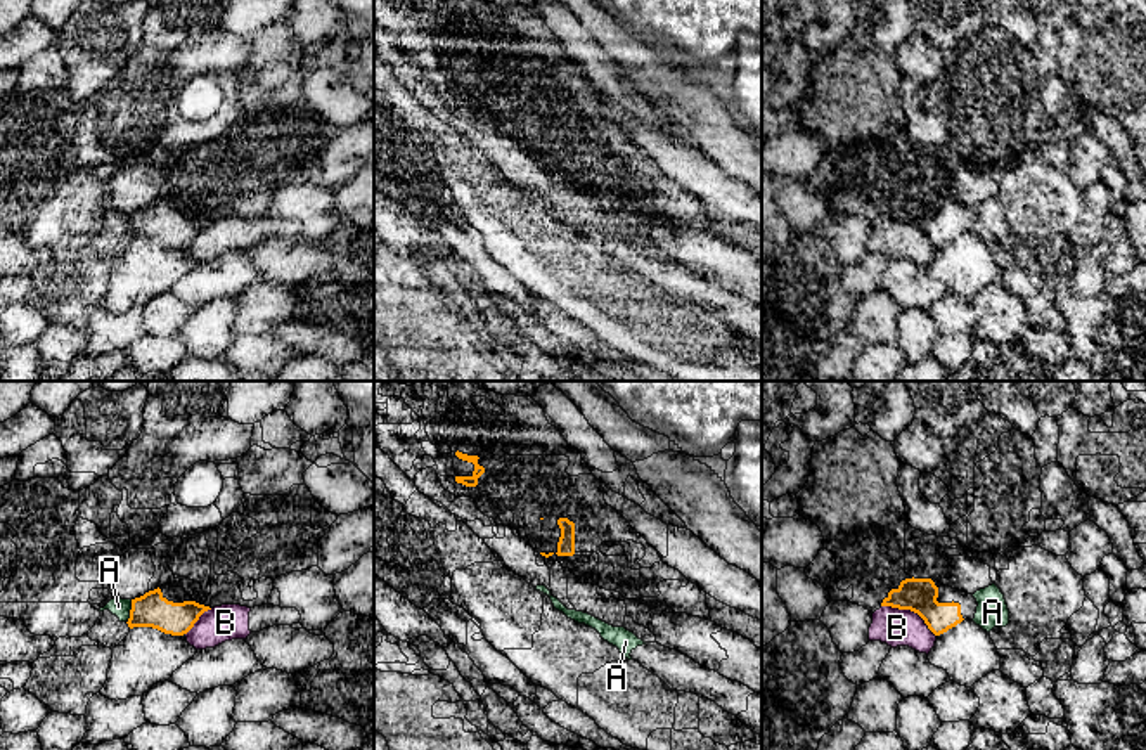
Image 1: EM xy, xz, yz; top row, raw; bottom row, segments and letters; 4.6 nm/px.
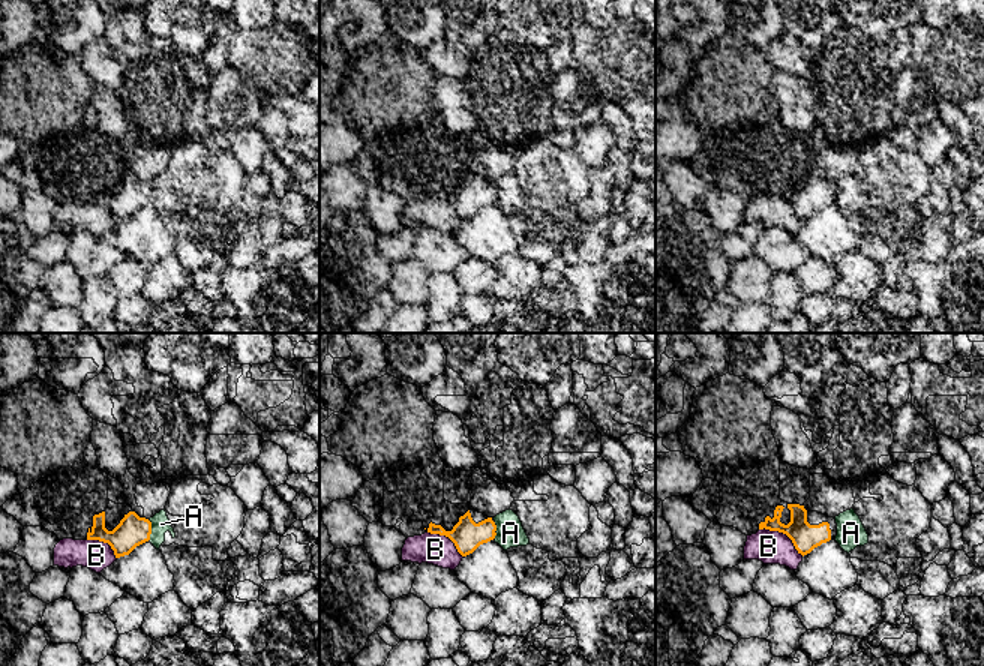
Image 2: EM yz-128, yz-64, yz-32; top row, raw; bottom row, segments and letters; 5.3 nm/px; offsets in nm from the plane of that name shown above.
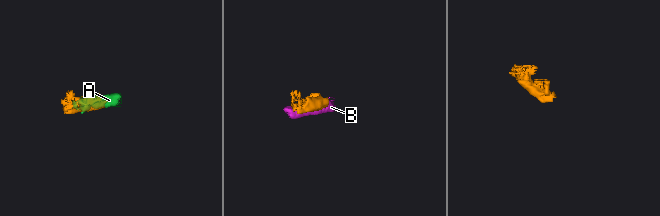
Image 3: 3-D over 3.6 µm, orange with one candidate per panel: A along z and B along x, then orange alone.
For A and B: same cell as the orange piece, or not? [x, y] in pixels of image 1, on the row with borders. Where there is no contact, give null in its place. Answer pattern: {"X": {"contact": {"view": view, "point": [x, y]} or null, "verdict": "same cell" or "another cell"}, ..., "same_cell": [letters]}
{"A": {"contact": {"view": "xy", "point": [130, 612]}, "verdict": "another cell"}, "B": {"contact": {"view": "yz", "point": [911, 610]}, "verdict": "another cell"}, "same_cell": []}

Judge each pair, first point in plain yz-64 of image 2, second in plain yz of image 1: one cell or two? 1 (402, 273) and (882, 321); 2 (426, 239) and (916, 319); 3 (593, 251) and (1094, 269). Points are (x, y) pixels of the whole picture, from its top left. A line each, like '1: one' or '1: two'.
1: one
2: two
3: one

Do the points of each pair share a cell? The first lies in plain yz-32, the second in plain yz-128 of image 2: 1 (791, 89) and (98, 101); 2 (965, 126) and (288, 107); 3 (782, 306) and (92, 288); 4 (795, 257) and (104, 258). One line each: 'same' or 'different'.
1: same
2: different
3: same
4: same

